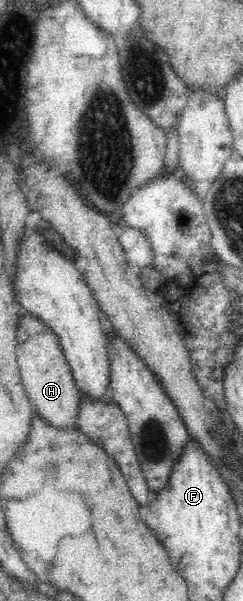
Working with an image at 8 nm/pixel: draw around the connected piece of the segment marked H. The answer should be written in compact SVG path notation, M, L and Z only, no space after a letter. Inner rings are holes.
M25 313L17 322L17 326L17 362L22 382L26 386L26 394L32 406L36 408L36 414L56 429L76 429L83 398L76 389L70 366L66 363L58 338L40 319Z

